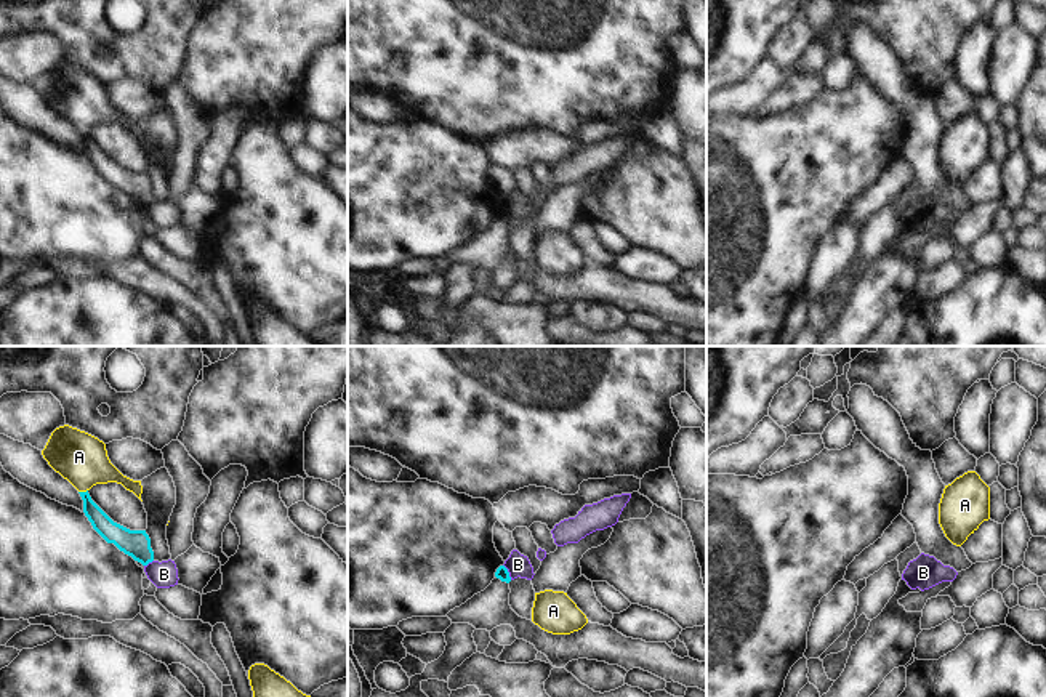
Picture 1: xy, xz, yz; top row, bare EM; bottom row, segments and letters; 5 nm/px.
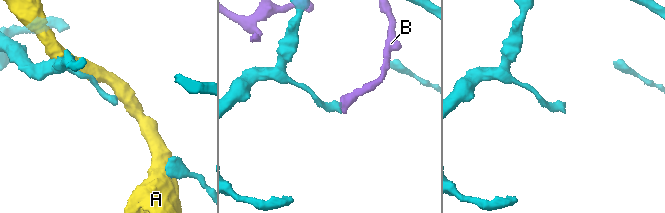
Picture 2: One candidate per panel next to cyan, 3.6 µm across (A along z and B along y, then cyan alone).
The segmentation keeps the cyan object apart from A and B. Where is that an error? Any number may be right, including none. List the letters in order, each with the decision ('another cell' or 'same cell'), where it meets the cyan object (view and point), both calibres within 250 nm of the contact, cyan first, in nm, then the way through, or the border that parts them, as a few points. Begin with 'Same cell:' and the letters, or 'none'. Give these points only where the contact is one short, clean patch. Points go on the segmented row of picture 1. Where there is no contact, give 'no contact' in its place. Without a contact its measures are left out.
Same cell: none
A: another cell | xy (82, 492) | 100/260 nm
B: another cell | xz (508, 572) | 70/120 nm | along xz (503, 564), (511, 579)

